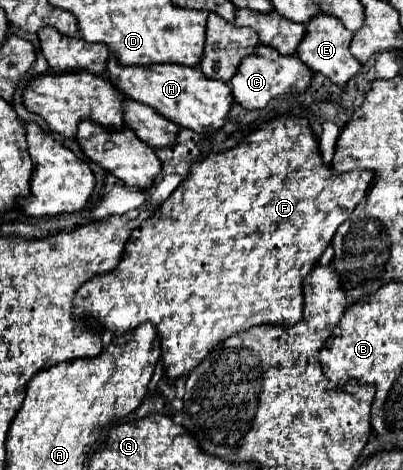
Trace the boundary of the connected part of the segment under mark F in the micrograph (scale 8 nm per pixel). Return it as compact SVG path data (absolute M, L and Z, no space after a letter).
M280 115L268 123L262 123L230 151L210 153L206 159L192 165L192 169L190 169L188 177L182 181L182 185L154 211L152 217L142 221L132 231L132 237L126 243L126 253L124 253L120 265L106 275L92 277L88 283L84 283L80 287L80 291L76 293L76 299L74 299L74 315L80 321L90 319L90 321L102 323L102 327L106 331L112 331L112 335L122 335L124 331L134 331L140 323L150 321L154 327L158 327L158 333L162 337L162 359L164 359L166 375L170 379L176 379L176 377L192 371L192 367L196 367L196 363L200 363L200 359L204 359L204 355L208 355L208 351L212 351L212 347L216 347L216 343L220 343L220 339L226 339L228 335L246 331L246 329L250 329L254 325L262 325L262 323L290 327L302 319L302 307L304 307L302 279L314 269L320 255L330 245L340 223L344 219L348 219L348 215L354 211L356 203L360 203L360 199L366 195L372 179L374 179L374 173L368 169L364 169L364 171L358 169L358 171L348 171L348 173L336 175L332 171L332 167L328 163L324 163L324 159L320 155L318 137L314 135L314 131L306 119L292 117L292 115Z

